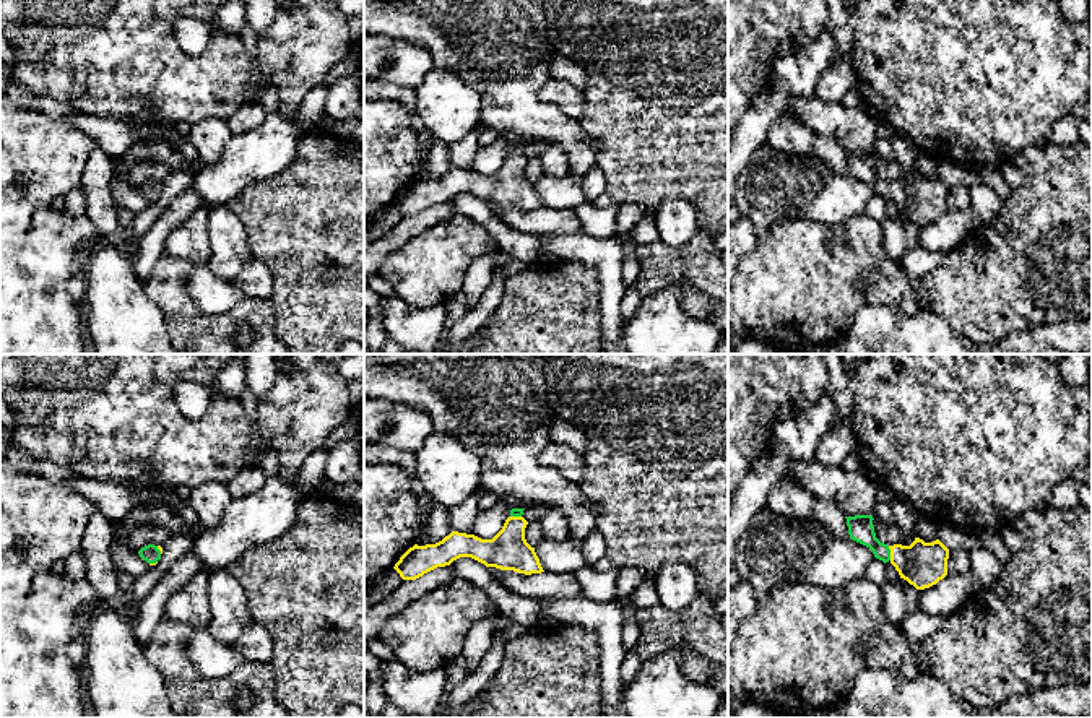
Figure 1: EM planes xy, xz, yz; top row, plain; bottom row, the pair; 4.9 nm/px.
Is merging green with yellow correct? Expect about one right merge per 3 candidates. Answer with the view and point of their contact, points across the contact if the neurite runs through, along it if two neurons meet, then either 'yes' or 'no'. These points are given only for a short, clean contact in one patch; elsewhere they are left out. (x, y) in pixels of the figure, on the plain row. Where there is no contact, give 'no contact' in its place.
meets green in yz at (889, 189); runs through yz (860, 163), (881, 187), (889, 189), (922, 200); yes

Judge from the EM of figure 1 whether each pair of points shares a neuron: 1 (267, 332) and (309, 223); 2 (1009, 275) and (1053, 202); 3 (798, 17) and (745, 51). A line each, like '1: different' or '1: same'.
1: different
2: same
3: same

